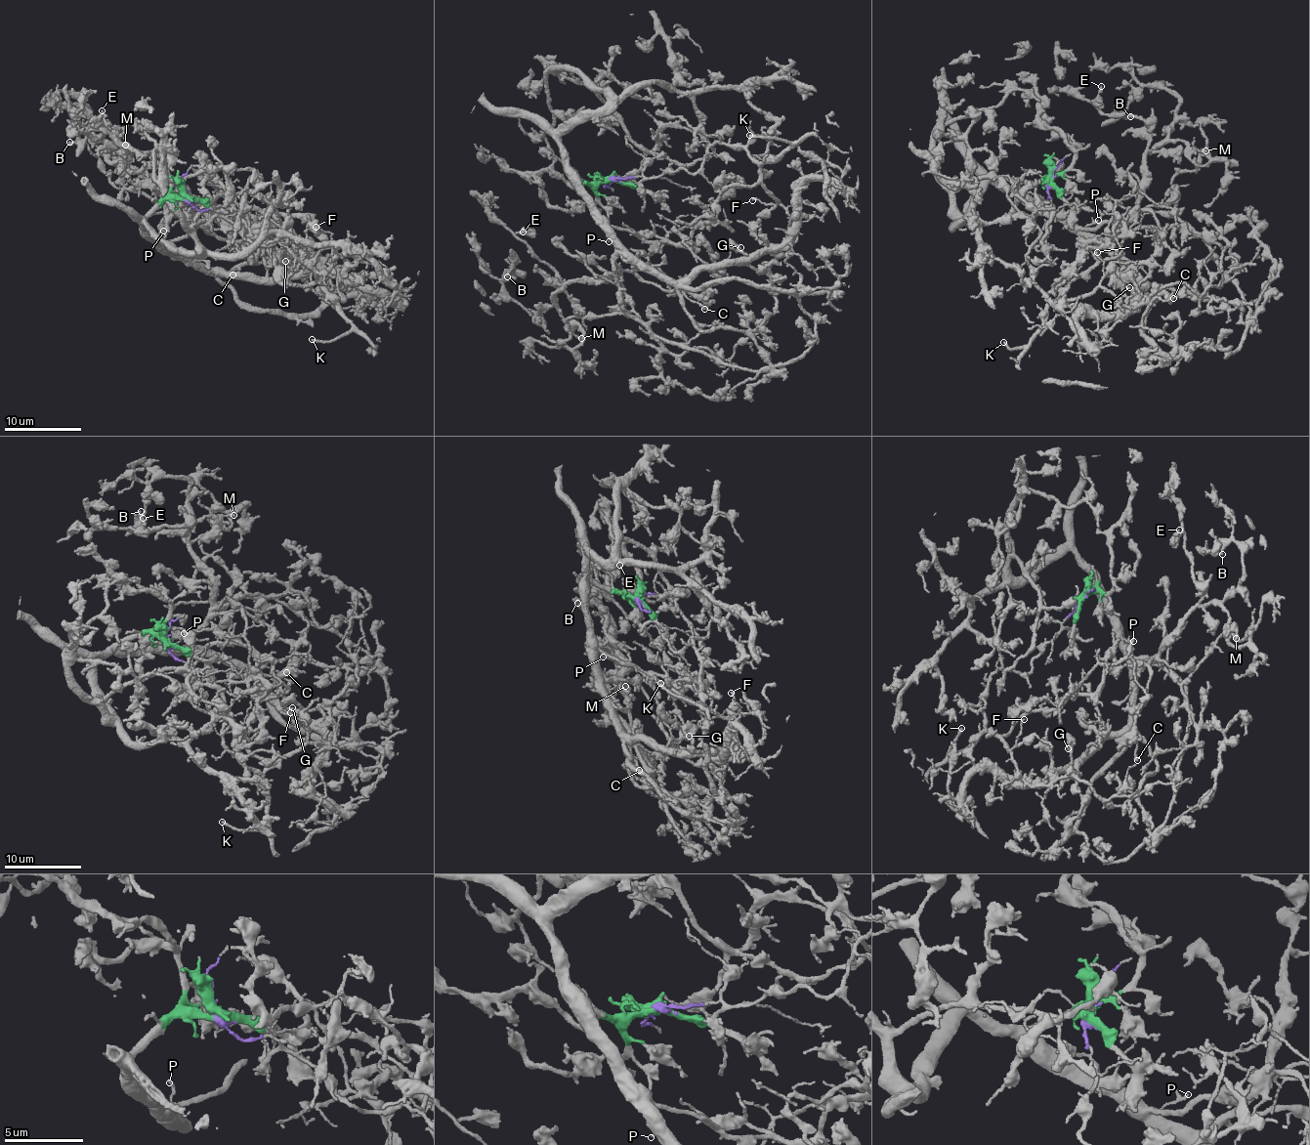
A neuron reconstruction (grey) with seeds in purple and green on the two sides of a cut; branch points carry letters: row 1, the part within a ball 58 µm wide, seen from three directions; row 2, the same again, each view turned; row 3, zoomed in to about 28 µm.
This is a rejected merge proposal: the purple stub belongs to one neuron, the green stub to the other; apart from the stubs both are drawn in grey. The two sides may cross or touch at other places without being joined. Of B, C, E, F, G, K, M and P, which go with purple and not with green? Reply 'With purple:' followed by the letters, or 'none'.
With purple: F, K

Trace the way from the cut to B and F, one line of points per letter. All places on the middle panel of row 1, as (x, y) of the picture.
B: (610, 180), (568, 175), (610, 232), (613, 273), (579, 278), (531, 313), (503, 281), (510, 267), (508, 277)
F: (608, 180), (682, 168), (697, 173), (717, 142), (739, 145), (761, 166), (761, 187), (777, 200), (753, 199)

